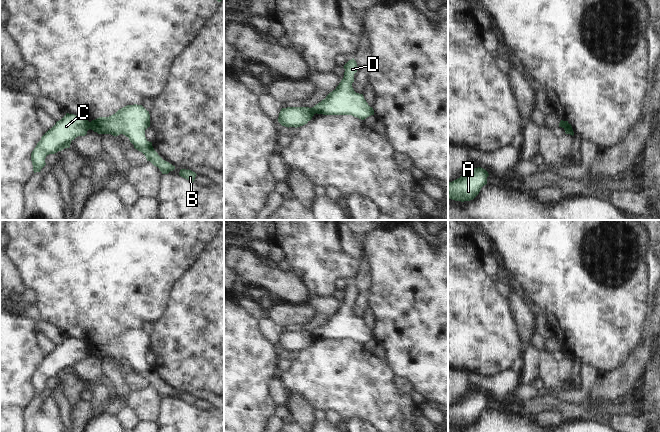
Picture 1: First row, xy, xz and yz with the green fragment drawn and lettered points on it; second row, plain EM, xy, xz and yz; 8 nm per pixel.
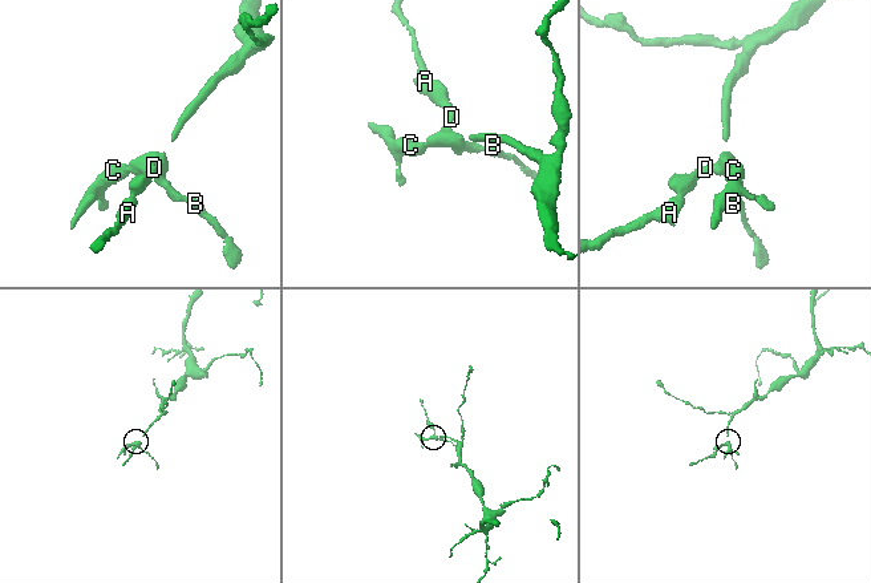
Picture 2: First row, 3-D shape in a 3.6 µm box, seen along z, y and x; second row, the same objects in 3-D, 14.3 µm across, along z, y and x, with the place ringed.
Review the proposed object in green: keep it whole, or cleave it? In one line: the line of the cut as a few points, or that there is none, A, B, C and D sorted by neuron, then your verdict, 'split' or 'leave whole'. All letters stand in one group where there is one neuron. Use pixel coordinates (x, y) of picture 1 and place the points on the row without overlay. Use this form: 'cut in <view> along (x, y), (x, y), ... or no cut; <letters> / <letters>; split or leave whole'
cut in xy along (88, 346), (90, 352); A B D / C; split

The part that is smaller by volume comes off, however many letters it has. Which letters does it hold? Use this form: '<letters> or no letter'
C.

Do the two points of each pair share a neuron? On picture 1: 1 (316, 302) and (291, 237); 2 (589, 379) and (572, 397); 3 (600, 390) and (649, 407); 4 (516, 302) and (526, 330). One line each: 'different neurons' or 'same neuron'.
1: different neurons
2: same neuron
3: different neurons
4: same neuron

